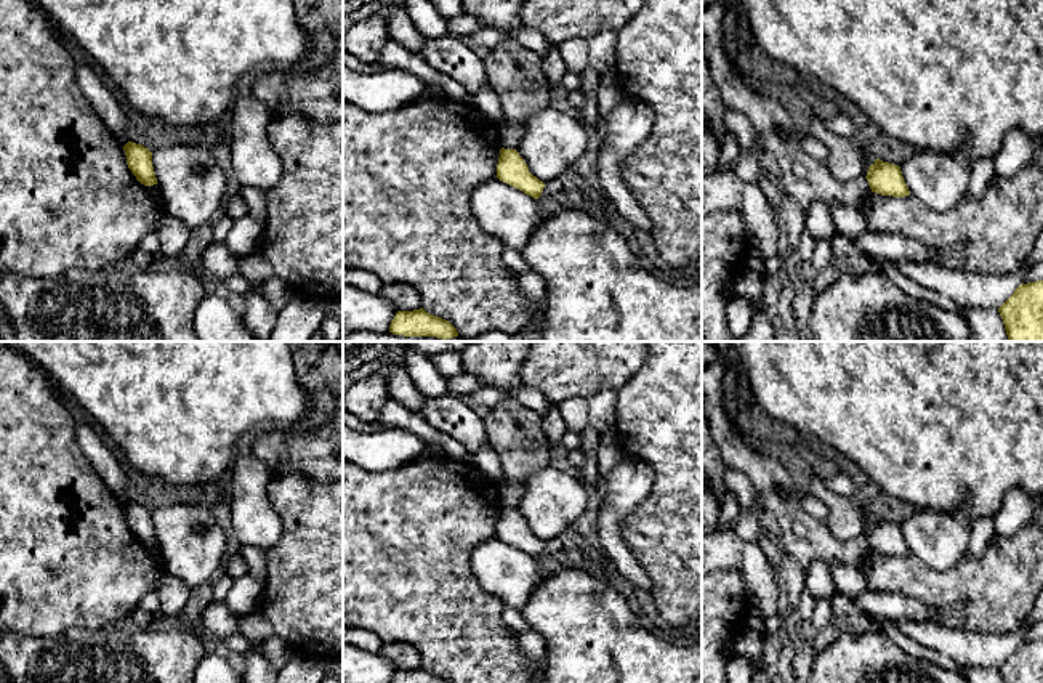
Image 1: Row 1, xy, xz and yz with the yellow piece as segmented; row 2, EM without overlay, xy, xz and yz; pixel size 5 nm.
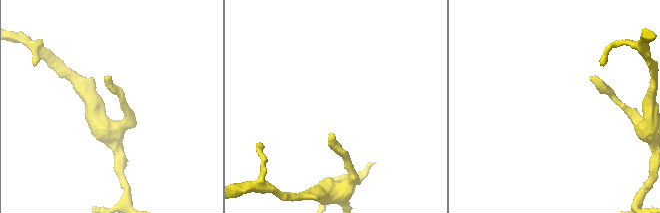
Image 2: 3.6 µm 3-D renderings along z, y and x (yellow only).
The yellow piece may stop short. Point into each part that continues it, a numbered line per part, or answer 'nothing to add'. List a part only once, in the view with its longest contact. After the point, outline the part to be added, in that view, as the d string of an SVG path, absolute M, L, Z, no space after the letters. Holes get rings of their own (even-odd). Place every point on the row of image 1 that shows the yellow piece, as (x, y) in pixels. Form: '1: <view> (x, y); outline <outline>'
nothing to add

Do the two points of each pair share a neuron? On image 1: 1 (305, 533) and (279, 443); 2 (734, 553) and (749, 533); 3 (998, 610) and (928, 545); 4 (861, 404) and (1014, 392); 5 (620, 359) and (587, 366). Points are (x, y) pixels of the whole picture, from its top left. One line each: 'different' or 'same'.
1: different
2: different
3: different
4: same
5: same

